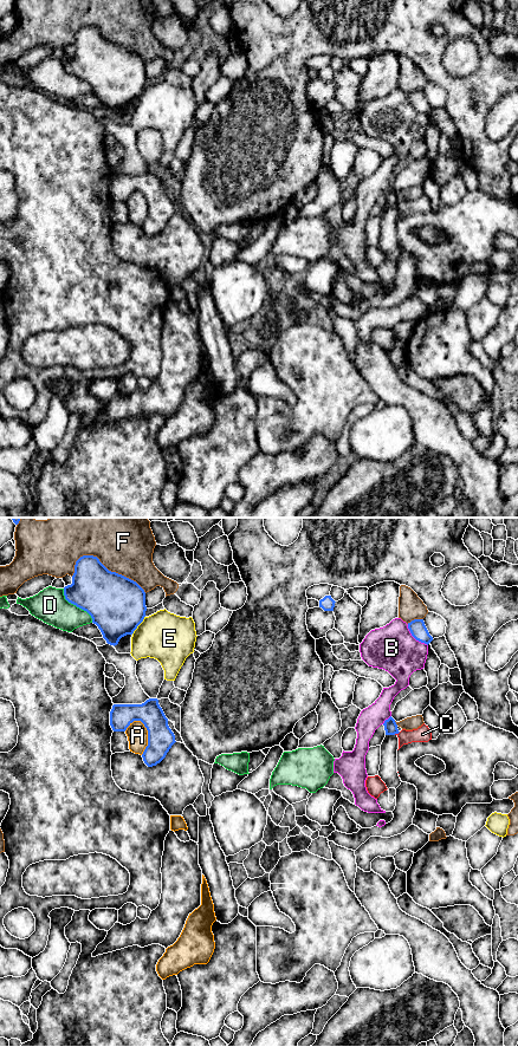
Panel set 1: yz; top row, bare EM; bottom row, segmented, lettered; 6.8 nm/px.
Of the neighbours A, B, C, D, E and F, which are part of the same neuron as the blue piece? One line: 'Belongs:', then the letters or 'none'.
Belongs: C

